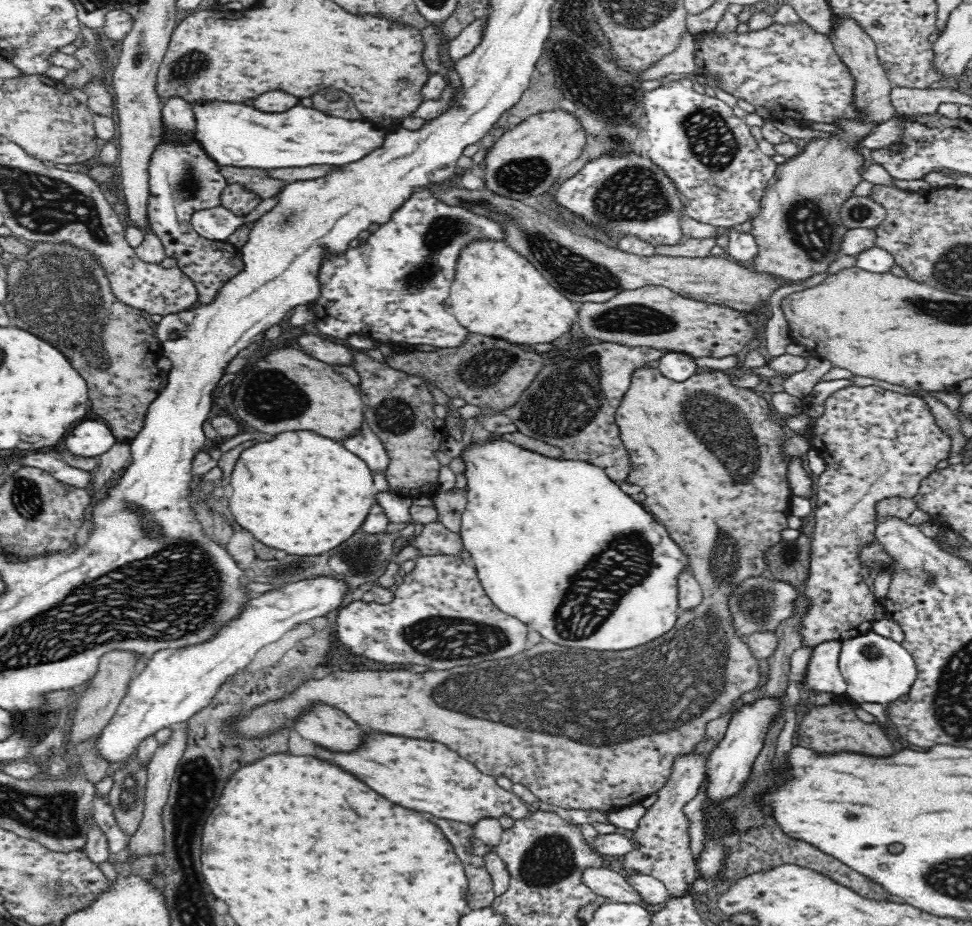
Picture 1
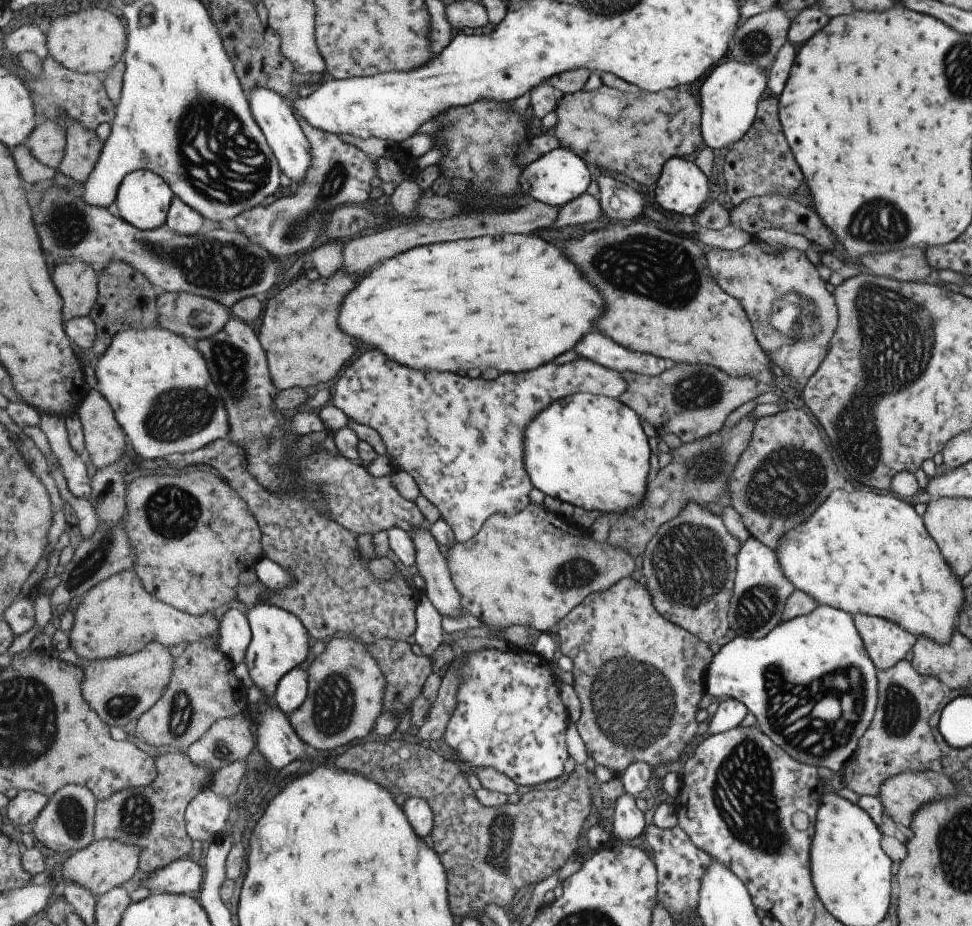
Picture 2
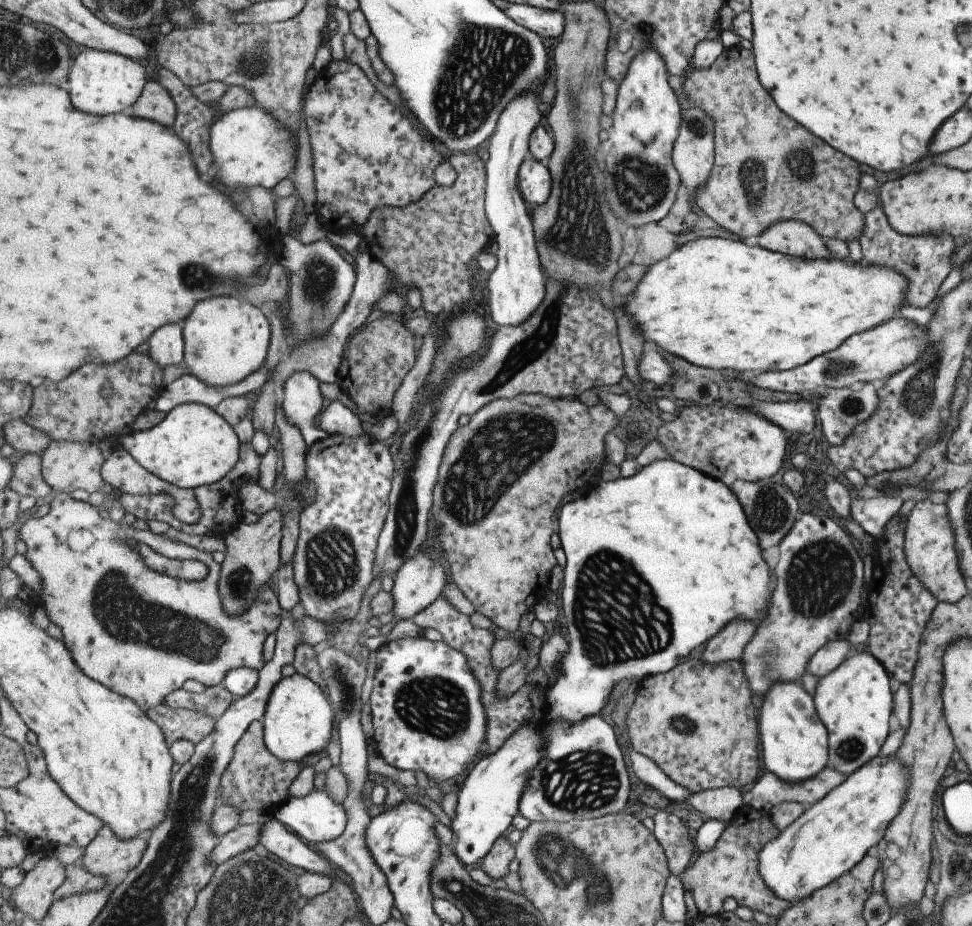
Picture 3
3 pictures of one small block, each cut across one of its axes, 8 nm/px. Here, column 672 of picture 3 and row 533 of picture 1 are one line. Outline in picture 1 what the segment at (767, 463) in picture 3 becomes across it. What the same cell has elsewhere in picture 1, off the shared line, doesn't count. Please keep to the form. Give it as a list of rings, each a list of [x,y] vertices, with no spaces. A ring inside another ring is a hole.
[[[438,520],[432,524],[426,524],[424,530],[420,532],[418,538],[410,538],[406,542],[406,546],[412,544],[414,548],[418,548],[420,556],[462,556],[464,544],[462,544],[462,536],[458,532],[450,532],[448,528],[444,528]]]

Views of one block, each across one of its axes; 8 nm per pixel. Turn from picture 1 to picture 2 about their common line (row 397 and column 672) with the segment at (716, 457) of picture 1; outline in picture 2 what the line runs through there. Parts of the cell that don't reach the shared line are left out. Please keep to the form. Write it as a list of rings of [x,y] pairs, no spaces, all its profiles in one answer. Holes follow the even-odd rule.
[[[631,578],[615,582],[609,590],[589,594],[567,618],[557,622],[551,634],[555,636],[557,654],[573,662],[573,690],[583,708],[575,726],[585,742],[587,754],[617,776],[621,776],[625,766],[633,760],[647,762],[649,766],[661,764],[661,772],[677,768],[681,762],[679,754],[697,730],[693,714],[699,710],[697,702],[705,696],[703,674],[713,660],[709,644],[663,620],[655,612],[649,592]]]

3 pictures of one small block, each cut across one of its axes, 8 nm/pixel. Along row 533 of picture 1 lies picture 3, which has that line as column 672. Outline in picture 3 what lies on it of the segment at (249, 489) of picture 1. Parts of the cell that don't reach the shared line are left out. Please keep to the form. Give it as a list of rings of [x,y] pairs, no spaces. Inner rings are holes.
[[[697,238],[697,240],[681,244],[667,258],[647,266],[645,274],[639,278],[639,282],[633,288],[633,292],[627,294],[629,298],[627,296],[621,298],[619,308],[623,310],[627,320],[635,324],[635,330],[643,336],[643,346],[651,344],[651,346],[657,346],[661,352],[673,354],[673,356],[677,356],[677,358],[681,358],[685,362],[695,364],[695,366],[703,366],[703,368],[711,368],[711,370],[733,370],[739,376],[747,378],[749,374],[783,372],[783,370],[793,370],[797,366],[803,366],[809,360],[835,350],[849,336],[861,334],[865,330],[871,330],[871,328],[887,322],[887,318],[893,314],[893,310],[903,306],[905,290],[907,290],[907,280],[899,272],[889,270],[889,268],[845,266],[843,262],[839,262],[833,256],[831,256],[831,260],[805,260],[805,258],[793,258],[793,256],[785,256],[785,254],[775,254],[775,252],[765,250],[761,246],[745,246],[743,242],[737,242],[737,240],[733,242],[733,240],[727,240],[727,238]]]

